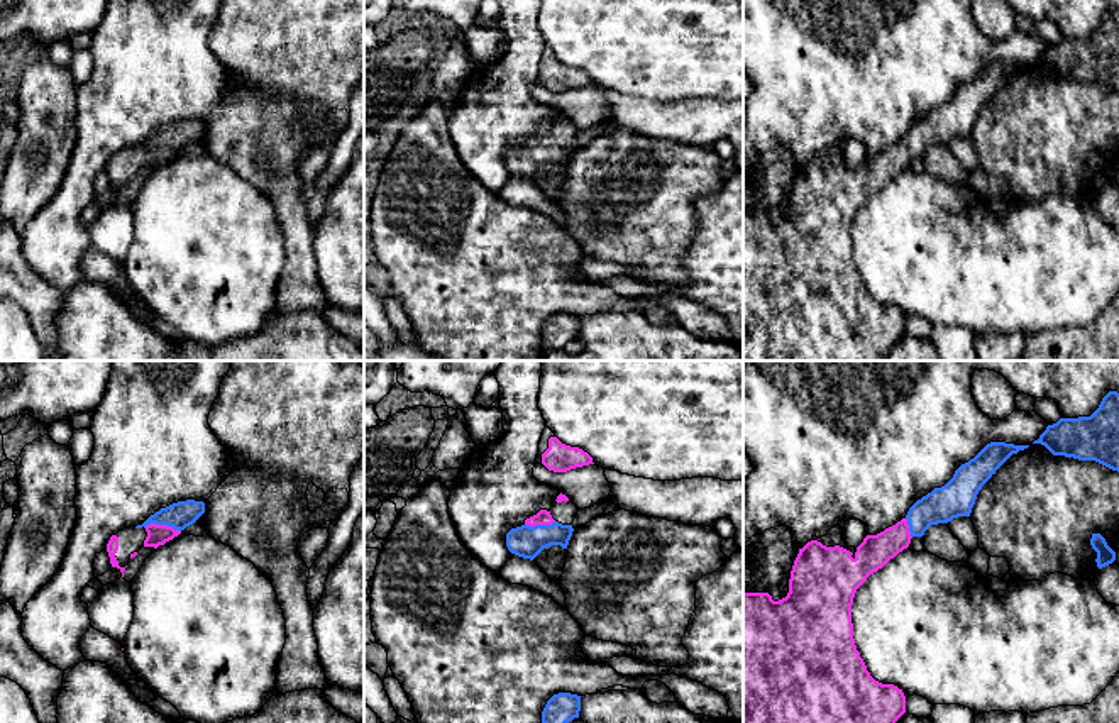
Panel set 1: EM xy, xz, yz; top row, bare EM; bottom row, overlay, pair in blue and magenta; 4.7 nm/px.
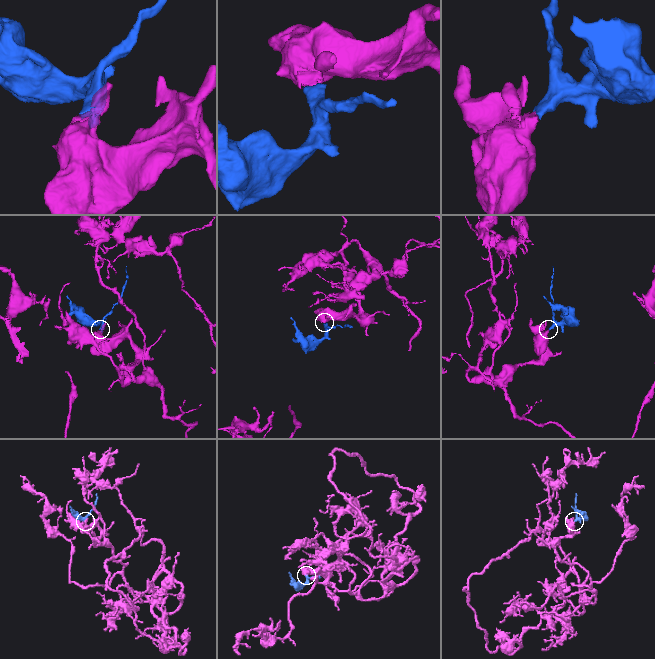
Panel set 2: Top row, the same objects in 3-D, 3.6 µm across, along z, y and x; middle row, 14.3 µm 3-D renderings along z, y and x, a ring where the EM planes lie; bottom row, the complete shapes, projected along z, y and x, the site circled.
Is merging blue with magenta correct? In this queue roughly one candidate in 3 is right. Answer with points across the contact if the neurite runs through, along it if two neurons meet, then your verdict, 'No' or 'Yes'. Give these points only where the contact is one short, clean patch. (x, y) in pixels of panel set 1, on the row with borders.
Path across: xy (178, 515), (163, 524), (158, 535). Yes

